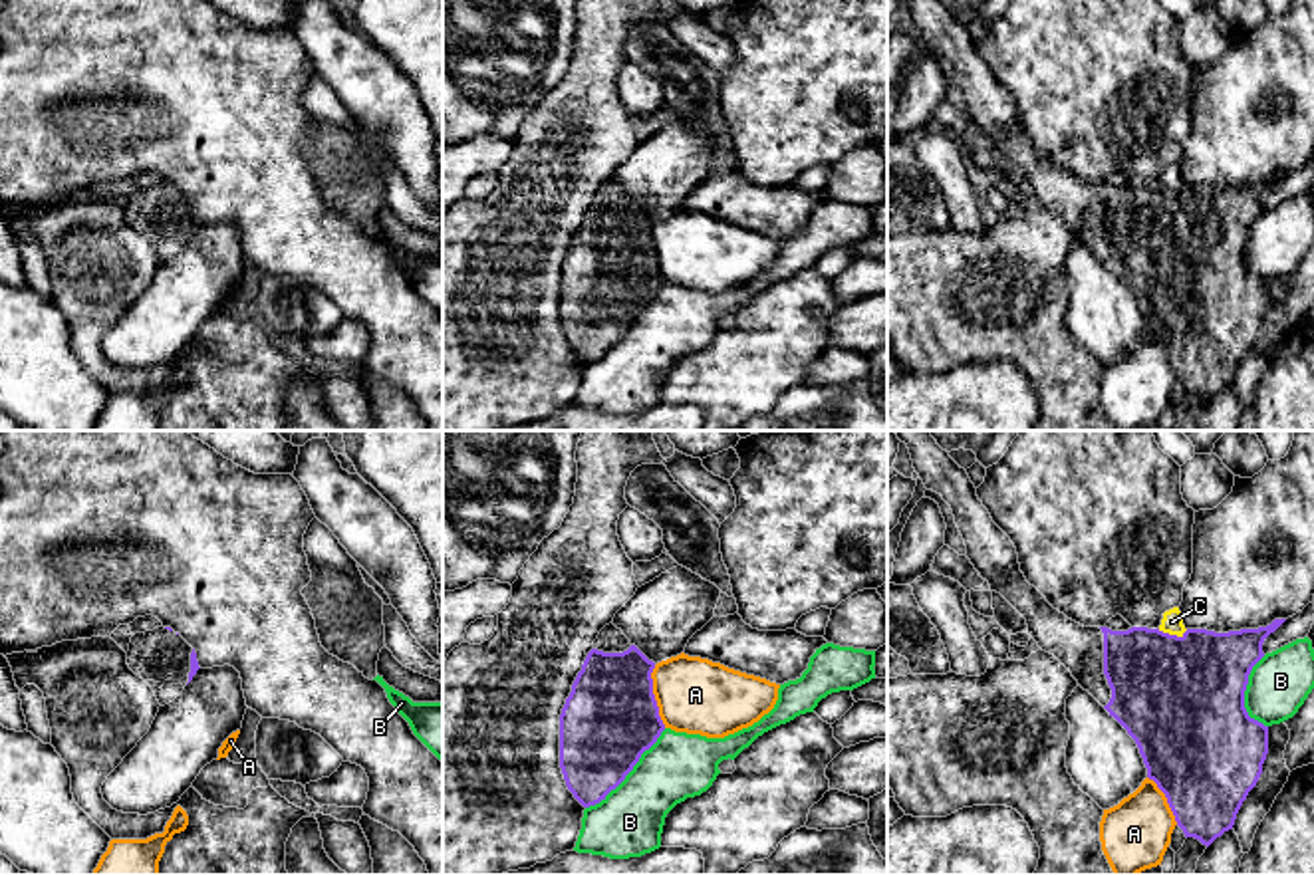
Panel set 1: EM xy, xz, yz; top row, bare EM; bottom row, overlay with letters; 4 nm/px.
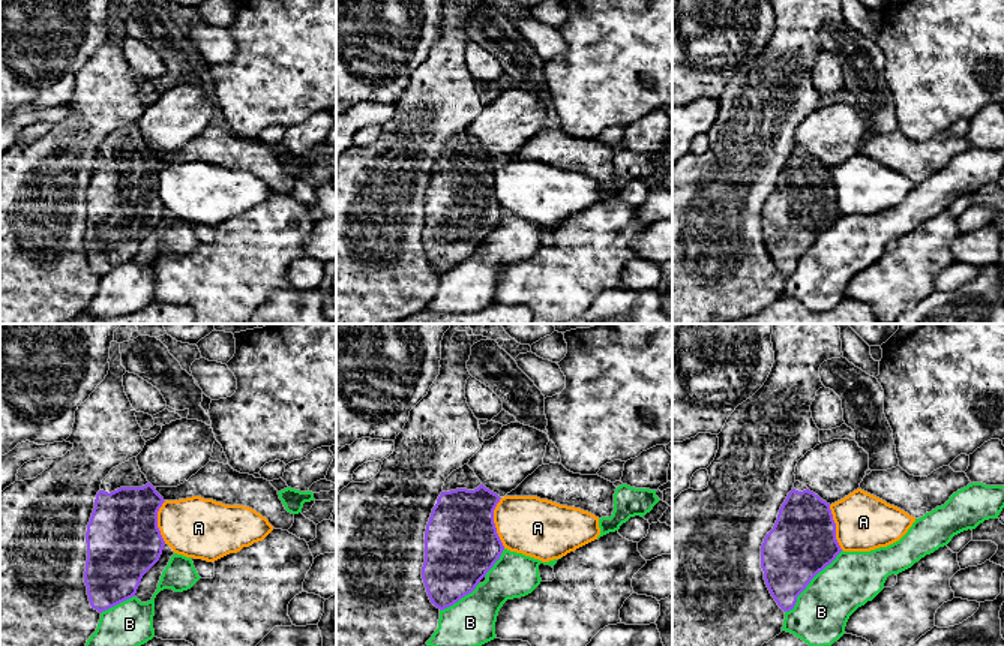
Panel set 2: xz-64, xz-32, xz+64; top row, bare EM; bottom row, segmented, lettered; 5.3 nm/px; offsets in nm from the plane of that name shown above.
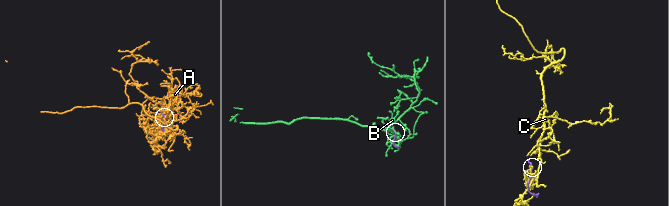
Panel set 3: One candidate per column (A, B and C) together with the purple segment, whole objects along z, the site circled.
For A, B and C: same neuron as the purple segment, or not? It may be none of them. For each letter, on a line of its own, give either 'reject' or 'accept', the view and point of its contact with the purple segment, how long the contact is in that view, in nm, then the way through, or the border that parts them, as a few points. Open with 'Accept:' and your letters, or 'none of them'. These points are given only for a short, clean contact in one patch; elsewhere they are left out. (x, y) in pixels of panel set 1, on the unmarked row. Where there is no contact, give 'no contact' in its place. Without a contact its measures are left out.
Accept: none of them
A: reject | xz (654, 252) | 260 nm
B: reject | xz (630, 326) | 460 nm
C: reject | yz (1174, 191) | 130 nm | along yz (1158, 185), (1170, 191), (1182, 191), (1187, 185)

